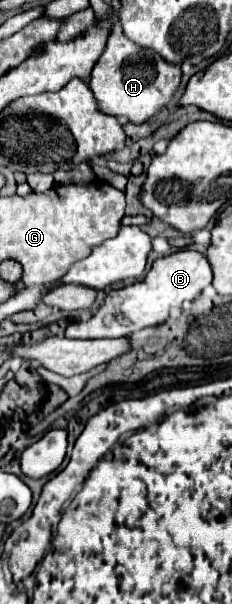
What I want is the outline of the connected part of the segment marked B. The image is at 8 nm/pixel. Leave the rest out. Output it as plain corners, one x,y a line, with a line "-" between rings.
179,250
157,258
147,276
131,286
111,290
103,306
87,322
71,322
65,330
67,338
123,338
147,326
163,324
173,308
181,308
185,300
195,300
201,290
211,284
213,274
209,260
197,250

